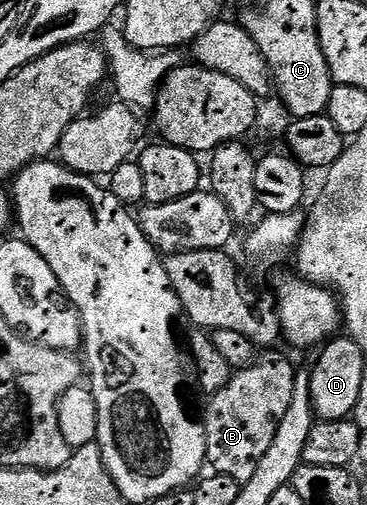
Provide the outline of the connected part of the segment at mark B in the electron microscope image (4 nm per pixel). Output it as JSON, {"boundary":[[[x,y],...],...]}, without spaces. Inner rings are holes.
{"boundary":[[[266,352],[259,357],[251,366],[245,366],[243,370],[234,370],[231,373],[228,384],[220,392],[209,395],[206,406],[206,418],[202,422],[204,428],[204,444],[206,445],[206,466],[213,473],[232,476],[232,480],[238,483],[252,480],[252,476],[258,474],[260,460],[264,460],[272,439],[288,413],[288,404],[292,404],[292,388],[296,388],[296,367],[286,362],[282,354],[278,352]]]}

